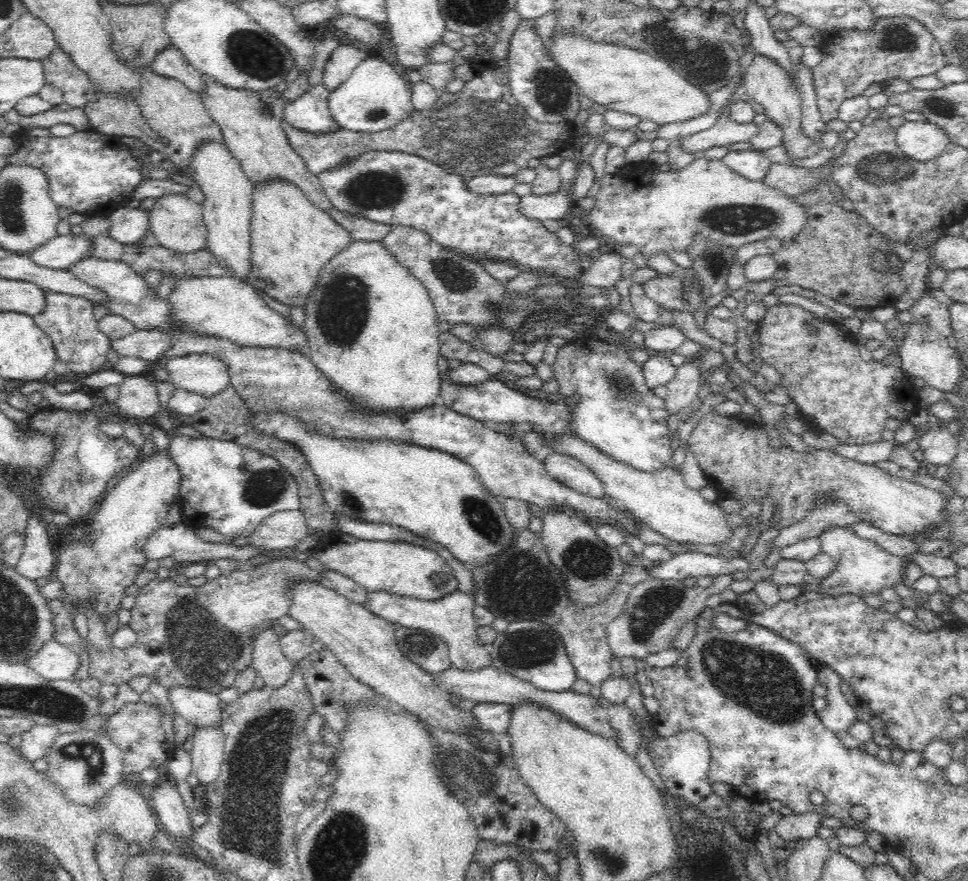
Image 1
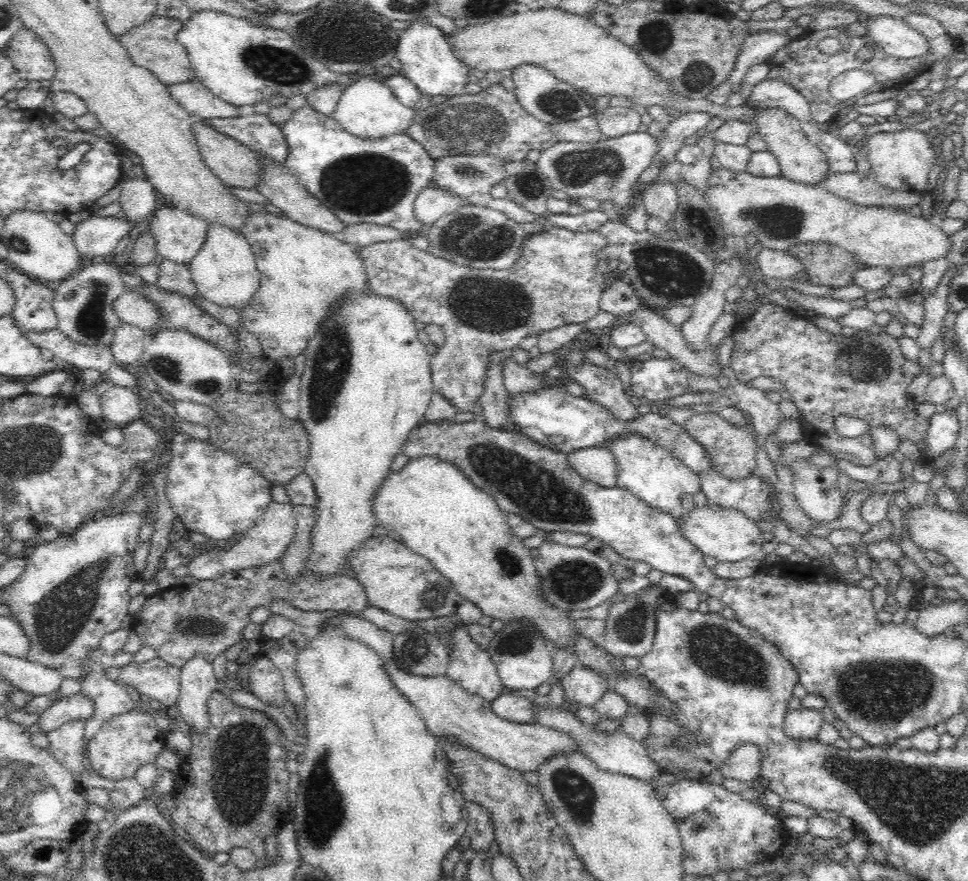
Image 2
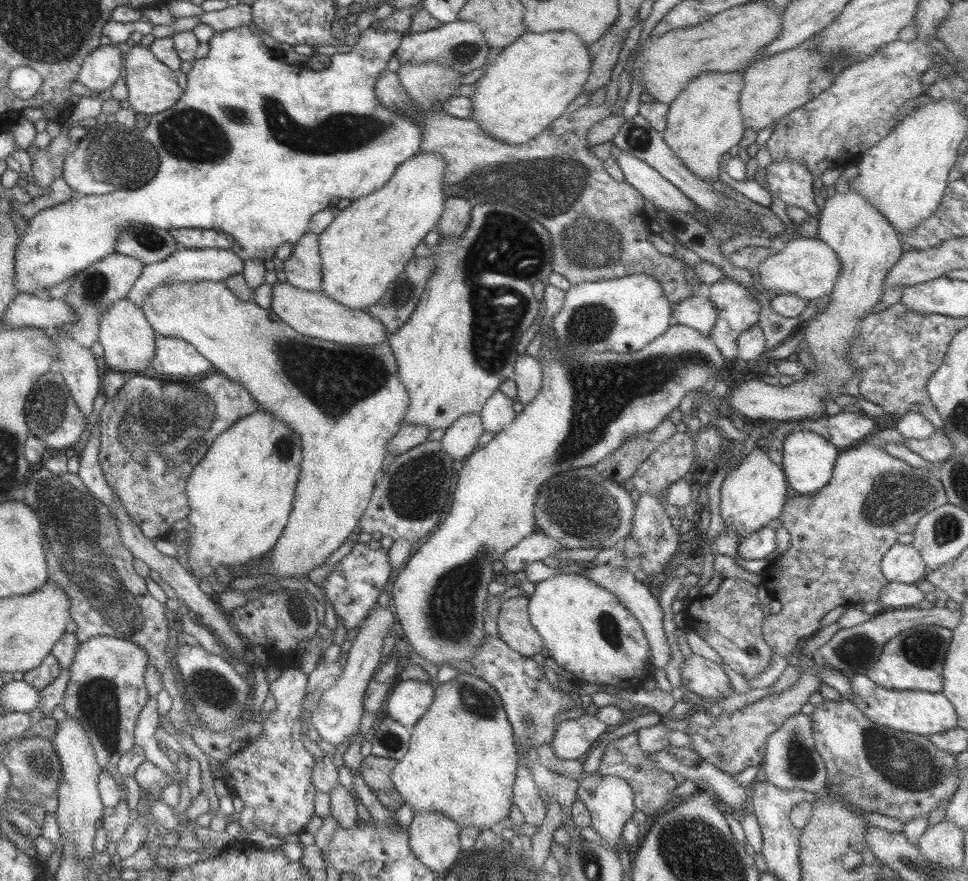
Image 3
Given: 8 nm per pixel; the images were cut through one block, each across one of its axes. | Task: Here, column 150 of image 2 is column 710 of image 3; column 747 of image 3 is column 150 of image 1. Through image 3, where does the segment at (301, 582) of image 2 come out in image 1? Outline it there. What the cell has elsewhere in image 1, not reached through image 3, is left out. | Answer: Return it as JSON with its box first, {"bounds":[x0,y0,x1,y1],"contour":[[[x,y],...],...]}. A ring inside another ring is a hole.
{"bounds":[50,560,318,694],"contour":[[[300,560],[269,561],[266,564],[250,568],[241,567],[235,573],[223,573],[218,579],[210,579],[205,585],[195,587],[178,586],[170,579],[154,579],[142,590],[136,592],[136,600],[131,608],[131,618],[128,621],[130,629],[136,632],[138,641],[134,647],[126,650],[106,648],[98,649],[87,638],[80,636],[75,627],[75,617],[71,608],[62,600],[50,600],[50,607],[54,614],[54,623],[57,626],[57,642],[64,647],[74,648],[77,652],[85,650],[88,654],[87,676],[99,680],[102,684],[128,684],[134,677],[148,677],[168,690],[183,686],[194,690],[205,690],[212,694],[220,694],[226,688],[232,688],[244,670],[252,667],[253,648],[250,643],[250,634],[268,623],[276,623],[280,618],[289,615],[289,600],[287,584],[294,577],[316,579],[318,572],[310,570]]]}

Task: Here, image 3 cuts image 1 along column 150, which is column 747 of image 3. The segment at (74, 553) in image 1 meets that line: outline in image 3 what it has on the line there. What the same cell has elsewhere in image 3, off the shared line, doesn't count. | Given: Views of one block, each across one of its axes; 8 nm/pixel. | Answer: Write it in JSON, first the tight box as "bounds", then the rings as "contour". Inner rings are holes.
{"bounds":[718,450,787,543],"contour":[[[751,450],[721,483],[718,514],[724,521],[722,534],[734,532],[738,543],[751,532],[768,526],[771,520],[781,514],[786,500],[785,490],[787,481],[782,468],[771,462],[763,450]]]}

